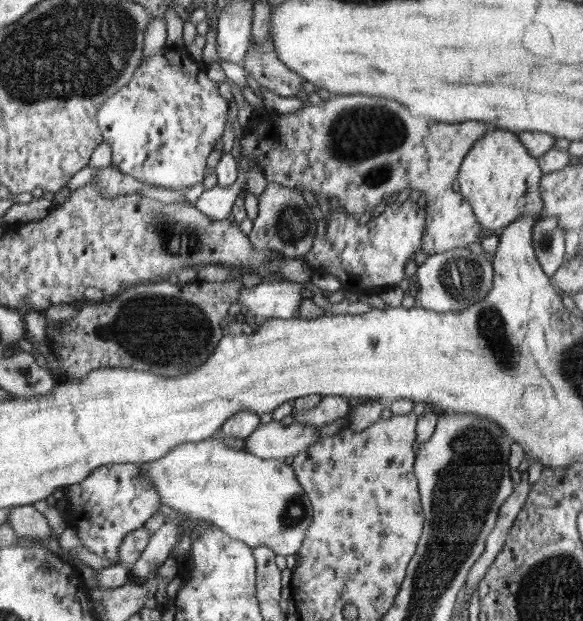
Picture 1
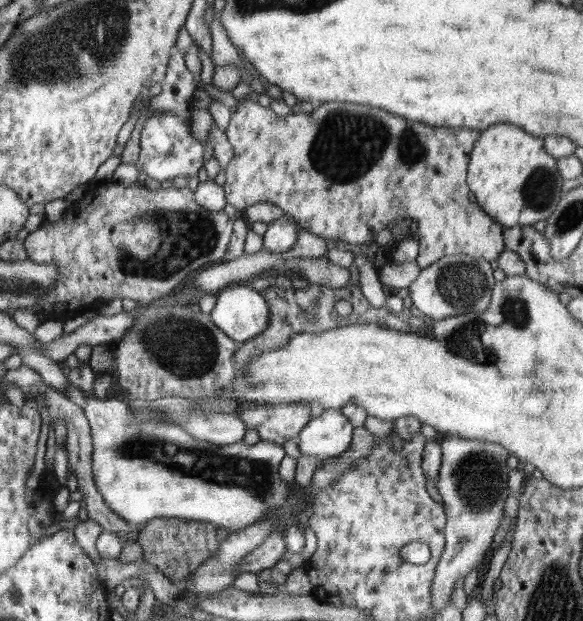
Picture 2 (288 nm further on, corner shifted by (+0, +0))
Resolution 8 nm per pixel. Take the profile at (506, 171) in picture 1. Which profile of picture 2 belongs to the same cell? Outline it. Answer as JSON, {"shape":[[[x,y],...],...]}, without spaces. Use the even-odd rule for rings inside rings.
{"shape":[[[493,124],[473,144],[471,164],[467,164],[471,196],[481,212],[491,216],[501,228],[529,228],[547,220],[563,196],[563,178],[557,172],[553,156],[543,148],[543,140],[513,124]]]}

